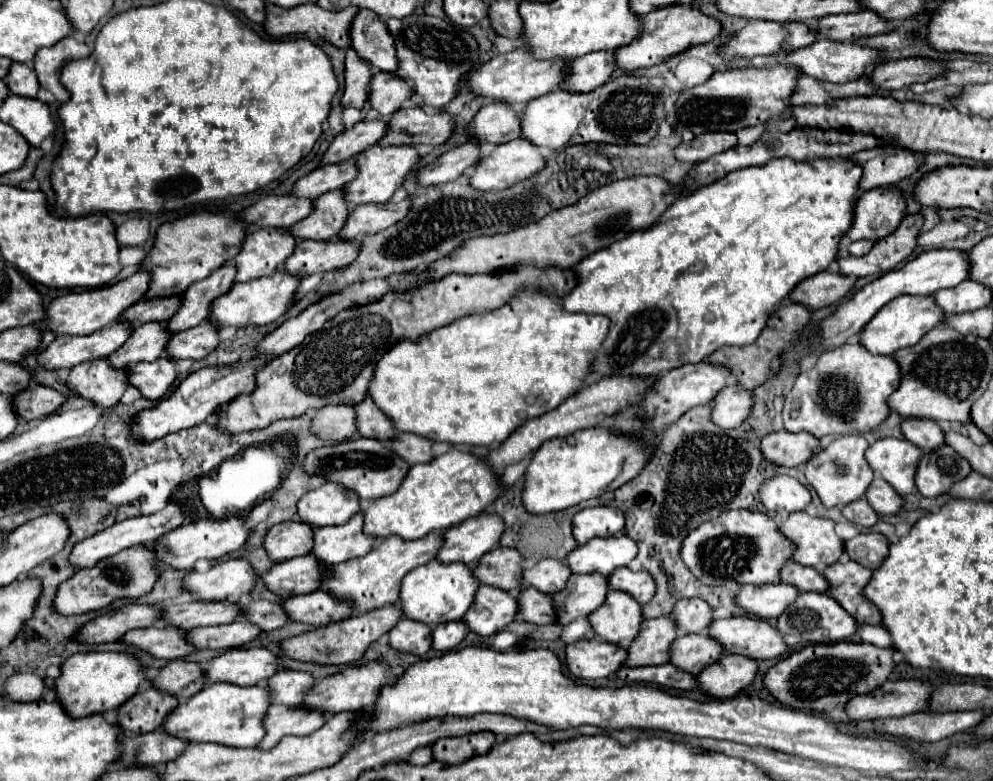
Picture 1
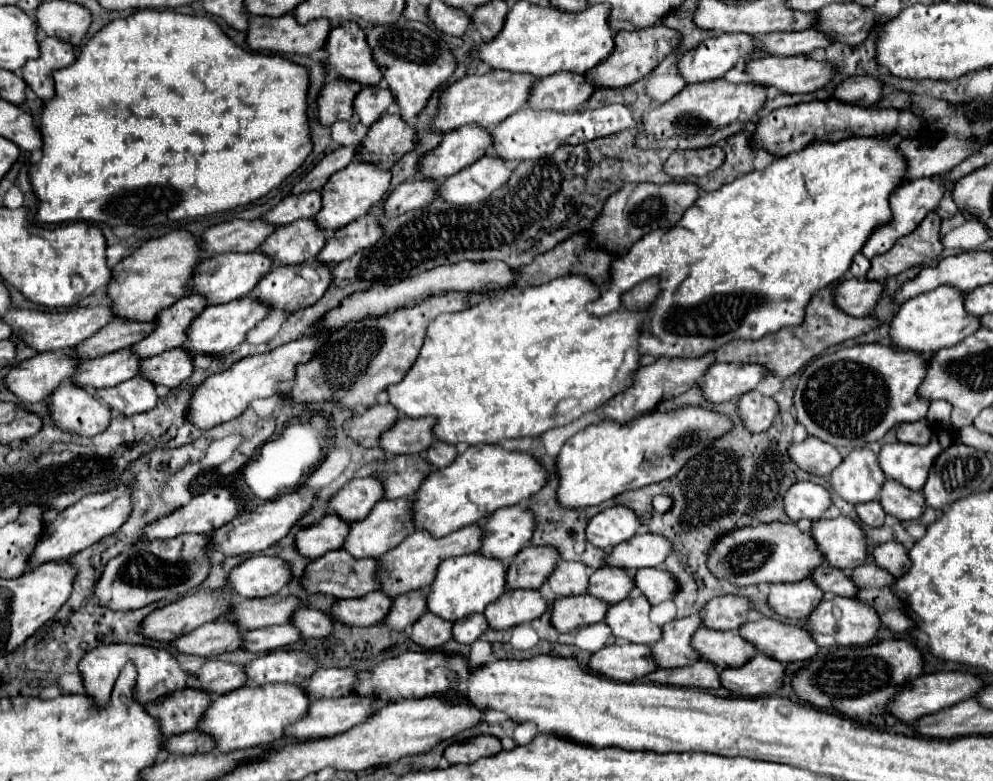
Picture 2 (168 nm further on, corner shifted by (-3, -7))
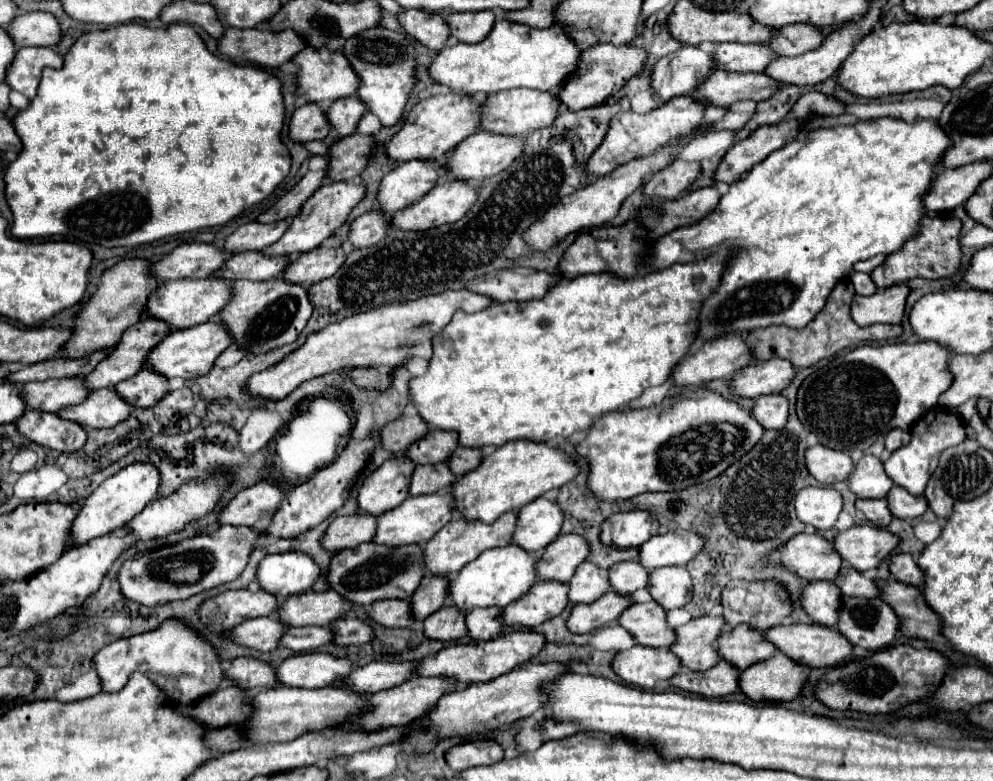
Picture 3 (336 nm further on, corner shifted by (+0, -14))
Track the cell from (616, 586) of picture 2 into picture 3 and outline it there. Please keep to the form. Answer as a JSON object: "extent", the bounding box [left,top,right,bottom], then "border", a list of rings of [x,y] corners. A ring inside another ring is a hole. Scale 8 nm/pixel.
{"extent":[608,562,648,596],"border":[[[620,562],[608,570],[610,588],[620,596],[630,596],[634,590],[648,584],[648,572],[638,562]]]}

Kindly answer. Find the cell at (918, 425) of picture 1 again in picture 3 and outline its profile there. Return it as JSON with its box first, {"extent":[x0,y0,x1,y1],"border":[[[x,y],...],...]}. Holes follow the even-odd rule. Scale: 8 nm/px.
{"extent":[886,428,912,452],"border":[[[896,428],[896,430],[892,430],[892,432],[886,434],[886,450],[888,450],[888,452],[894,452],[894,450],[906,446],[906,444],[910,442],[910,438],[912,438],[910,432]]]}

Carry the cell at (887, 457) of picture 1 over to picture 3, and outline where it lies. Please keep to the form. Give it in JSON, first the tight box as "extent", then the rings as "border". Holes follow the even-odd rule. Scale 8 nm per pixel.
{"extent":[884,408,966,494],"border":[[[932,408],[928,410],[926,416],[919,418],[912,426],[912,440],[908,446],[896,450],[890,454],[890,458],[884,462],[884,470],[886,474],[892,478],[894,484],[902,486],[902,488],[908,488],[910,494],[922,494],[932,472],[936,470],[936,464],[938,464],[938,454],[948,448],[948,446],[954,446],[958,442],[962,442],[966,438],[966,432],[964,432],[964,420],[956,416],[954,410],[948,410],[948,408]]]}

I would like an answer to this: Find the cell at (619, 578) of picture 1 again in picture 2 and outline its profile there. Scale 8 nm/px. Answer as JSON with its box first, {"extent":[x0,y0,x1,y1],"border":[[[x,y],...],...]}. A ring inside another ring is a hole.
{"extent":[635,567,677,605],"border":[[[657,567],[639,569],[635,573],[635,585],[641,589],[641,593],[649,599],[651,605],[659,605],[667,599],[673,599],[673,595],[677,593],[675,577],[669,571]]]}

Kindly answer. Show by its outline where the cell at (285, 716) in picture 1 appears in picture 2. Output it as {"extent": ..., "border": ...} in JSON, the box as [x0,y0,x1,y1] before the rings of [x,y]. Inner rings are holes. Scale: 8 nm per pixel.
{"extent":[285,693,383,739],"border":[[[357,693],[339,699],[317,699],[311,703],[307,717],[287,727],[285,735],[299,739],[333,737],[345,733],[361,721],[367,721],[367,717],[371,717],[379,705],[383,705],[379,697],[363,697]]]}

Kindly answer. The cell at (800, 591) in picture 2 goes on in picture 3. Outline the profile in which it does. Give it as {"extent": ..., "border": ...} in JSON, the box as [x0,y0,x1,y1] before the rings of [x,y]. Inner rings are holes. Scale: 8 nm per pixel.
{"extent":[800,580,840,626],"border":[[[812,580],[800,594],[802,610],[820,626],[836,626],[840,610],[840,590],[832,582]]]}

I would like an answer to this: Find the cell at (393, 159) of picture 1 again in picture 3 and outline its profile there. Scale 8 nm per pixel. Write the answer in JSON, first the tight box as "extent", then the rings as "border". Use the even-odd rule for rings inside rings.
{"extent":[264,182,366,254],"border":[[[330,182],[330,184],[322,184],[312,196],[310,200],[304,202],[304,208],[290,220],[288,232],[276,242],[272,244],[272,248],[264,248],[266,254],[300,254],[300,252],[310,252],[314,248],[318,248],[326,238],[330,238],[334,234],[336,228],[340,228],[346,220],[348,214],[352,212],[352,208],[366,196],[366,186],[362,182]]]}

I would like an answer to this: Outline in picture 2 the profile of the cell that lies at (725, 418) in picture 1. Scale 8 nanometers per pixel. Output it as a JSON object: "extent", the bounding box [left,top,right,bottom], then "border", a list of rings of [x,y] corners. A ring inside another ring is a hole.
{"extent":[739,391,779,433],"border":[[[749,391],[739,399],[739,411],[747,429],[759,433],[771,427],[779,415],[779,405],[773,397],[765,397],[759,391]]]}

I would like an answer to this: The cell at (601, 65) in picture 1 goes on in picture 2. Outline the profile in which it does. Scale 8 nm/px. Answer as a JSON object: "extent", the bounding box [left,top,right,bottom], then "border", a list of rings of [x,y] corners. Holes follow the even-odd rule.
{"extent":[527,73,595,113],"border":[[[555,73],[551,77],[537,79],[531,87],[527,105],[531,109],[551,109],[559,113],[581,111],[595,87],[585,75]]]}

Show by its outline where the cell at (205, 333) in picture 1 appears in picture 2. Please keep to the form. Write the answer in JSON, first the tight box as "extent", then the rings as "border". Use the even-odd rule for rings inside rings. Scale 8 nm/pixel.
{"extent":[139,347,193,389],"border":[[[181,347],[163,351],[149,359],[143,359],[139,365],[139,375],[151,379],[153,385],[165,385],[169,389],[179,387],[193,373],[193,357]]]}

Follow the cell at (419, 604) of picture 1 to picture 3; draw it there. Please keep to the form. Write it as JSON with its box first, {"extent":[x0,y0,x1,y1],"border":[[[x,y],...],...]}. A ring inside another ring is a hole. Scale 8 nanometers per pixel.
{"extent":[446,546,538,612],"border":[[[504,546],[482,552],[476,560],[468,562],[456,576],[450,578],[446,606],[454,606],[462,612],[470,612],[474,608],[490,608],[490,606],[506,608],[510,602],[524,596],[524,592],[528,592],[532,584],[538,582],[538,576],[534,572],[536,560],[538,560],[536,554],[524,552],[518,546]]]}

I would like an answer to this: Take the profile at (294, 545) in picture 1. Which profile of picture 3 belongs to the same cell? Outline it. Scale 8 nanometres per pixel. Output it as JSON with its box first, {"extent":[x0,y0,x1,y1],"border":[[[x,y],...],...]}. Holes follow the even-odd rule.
{"extent":[320,512,376,552],"border":[[[360,512],[352,516],[340,516],[328,526],[320,538],[320,544],[328,552],[340,552],[344,548],[356,548],[362,542],[370,542],[372,532],[376,532],[374,516],[364,516]]]}

